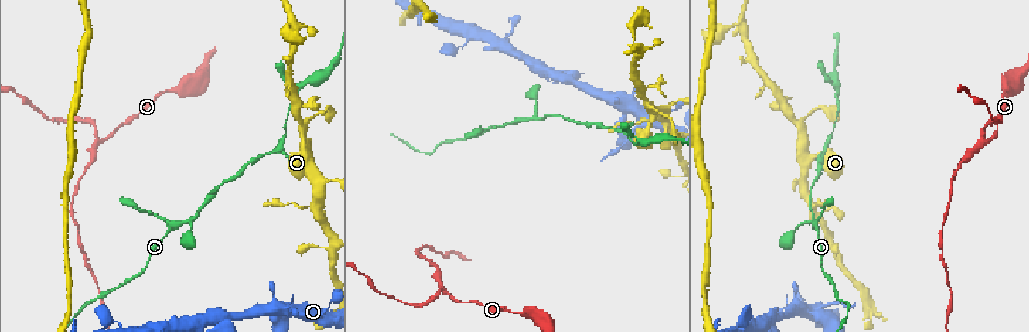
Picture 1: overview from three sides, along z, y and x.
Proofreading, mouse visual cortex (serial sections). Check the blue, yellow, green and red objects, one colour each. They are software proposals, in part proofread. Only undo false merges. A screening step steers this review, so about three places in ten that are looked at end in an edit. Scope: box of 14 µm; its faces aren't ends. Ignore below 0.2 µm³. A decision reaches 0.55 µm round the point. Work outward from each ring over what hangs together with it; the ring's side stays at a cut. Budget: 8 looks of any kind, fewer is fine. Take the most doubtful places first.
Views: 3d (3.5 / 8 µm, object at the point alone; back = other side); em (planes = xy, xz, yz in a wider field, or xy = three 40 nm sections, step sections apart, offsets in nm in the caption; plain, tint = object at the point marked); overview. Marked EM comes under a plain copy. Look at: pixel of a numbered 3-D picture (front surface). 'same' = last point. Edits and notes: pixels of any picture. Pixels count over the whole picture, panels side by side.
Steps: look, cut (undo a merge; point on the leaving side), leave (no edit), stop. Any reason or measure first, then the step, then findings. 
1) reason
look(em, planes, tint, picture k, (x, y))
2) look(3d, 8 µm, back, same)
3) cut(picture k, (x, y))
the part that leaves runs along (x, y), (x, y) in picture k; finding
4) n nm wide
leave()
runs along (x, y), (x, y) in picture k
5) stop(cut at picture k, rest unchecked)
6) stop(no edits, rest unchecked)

sharp bend
look(3d, 8 µm, picture 1, (98, 142))

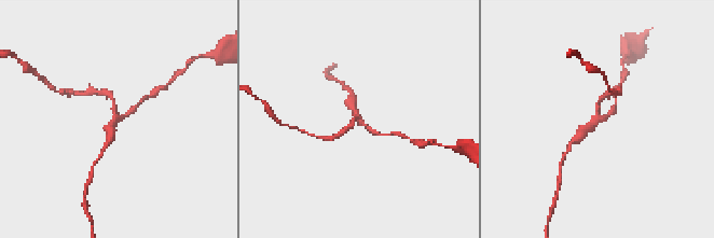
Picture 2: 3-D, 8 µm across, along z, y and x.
3 arms; arms of 150, 150, 300 nm; shape alone is not enough
look(em, xy, step 5, tint, picture 2, (598, 121))

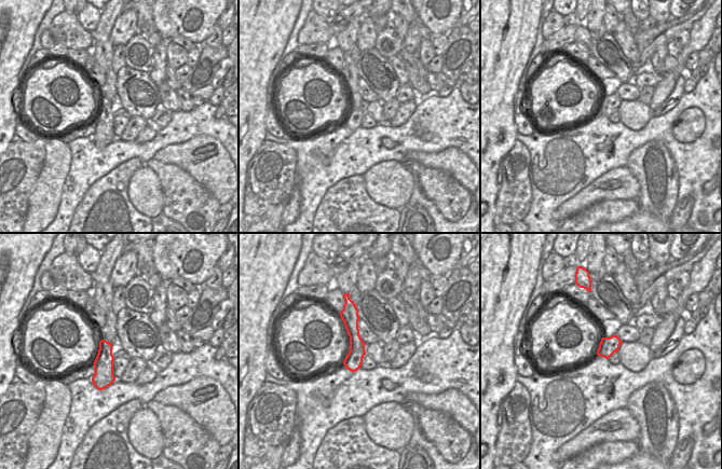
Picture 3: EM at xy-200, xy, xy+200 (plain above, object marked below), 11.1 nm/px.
leave()
runs along (353, 307), (354, 359), (352, 368) in picture 3; one cell here

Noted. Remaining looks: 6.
sudden change in width
look(3d, 3.5 µm, picture 1, (185, 223))

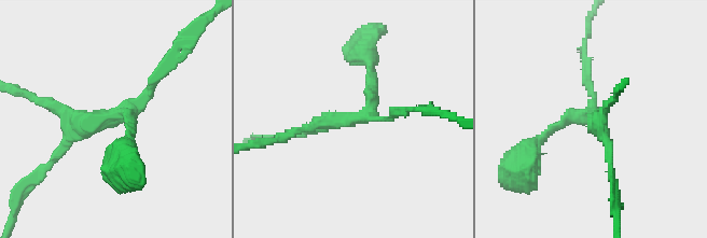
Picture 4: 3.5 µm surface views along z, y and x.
shape alone is not enough
look(em, xy, step 3, tint, picture 4, (117, 116))

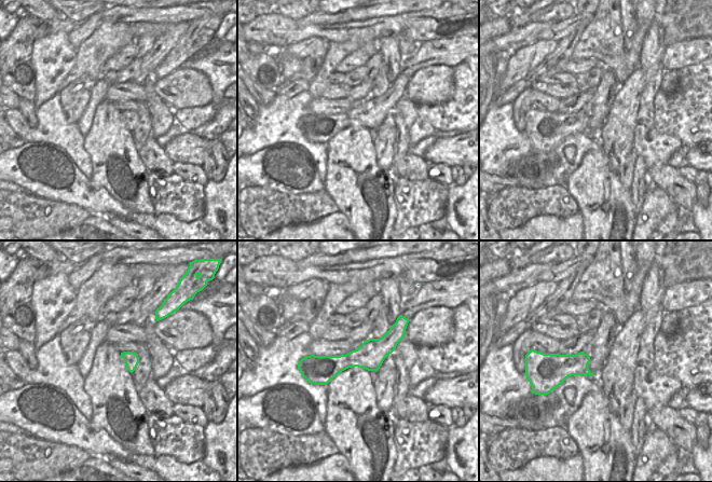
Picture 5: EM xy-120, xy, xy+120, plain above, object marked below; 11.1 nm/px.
leave()
runs along (59, 148), (136, 108), (165, 66) in picture 4; one cell here

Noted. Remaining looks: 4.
abrupt turn
look(3d, 3.5 µm, picture 1, (636, 46))

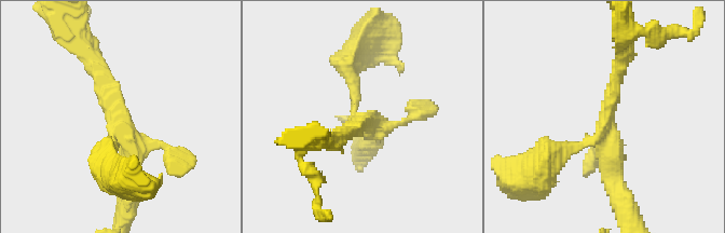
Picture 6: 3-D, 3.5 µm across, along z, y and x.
look(em, planes, tint, picture 6, (604, 134))

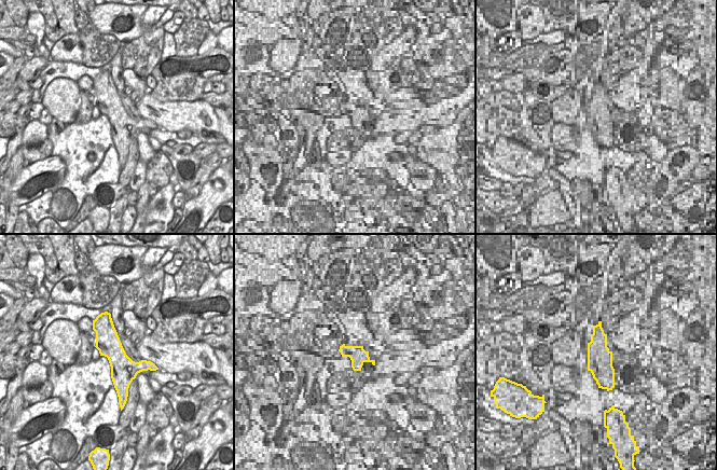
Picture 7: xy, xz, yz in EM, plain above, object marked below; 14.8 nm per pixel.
leave()
continuous, no second cell

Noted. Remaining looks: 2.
stop(no edits, rest unchecked)

